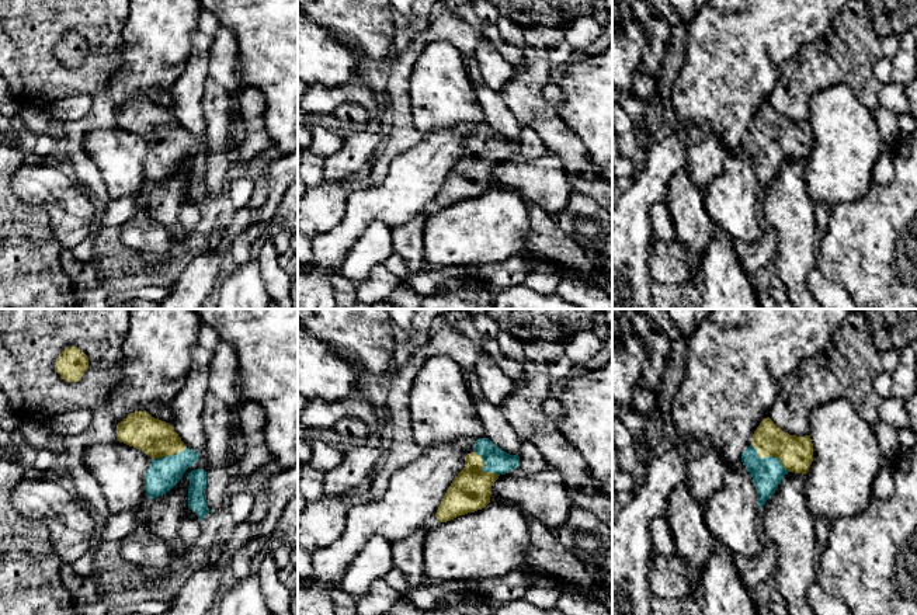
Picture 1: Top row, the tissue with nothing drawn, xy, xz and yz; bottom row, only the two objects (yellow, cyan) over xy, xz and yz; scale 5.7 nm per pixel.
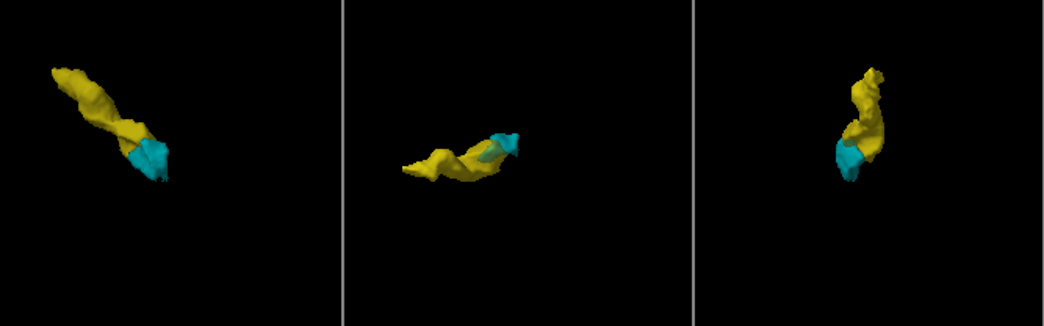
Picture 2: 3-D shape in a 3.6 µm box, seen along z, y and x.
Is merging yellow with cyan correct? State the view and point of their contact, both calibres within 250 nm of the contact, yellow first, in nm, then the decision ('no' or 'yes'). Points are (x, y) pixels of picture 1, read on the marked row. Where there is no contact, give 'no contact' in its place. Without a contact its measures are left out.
contact yz (770, 455); calibres 190 and 180 nm; yes

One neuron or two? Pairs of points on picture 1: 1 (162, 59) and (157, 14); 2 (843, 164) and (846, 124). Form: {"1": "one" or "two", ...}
{"1": "one", "2": "one"}

